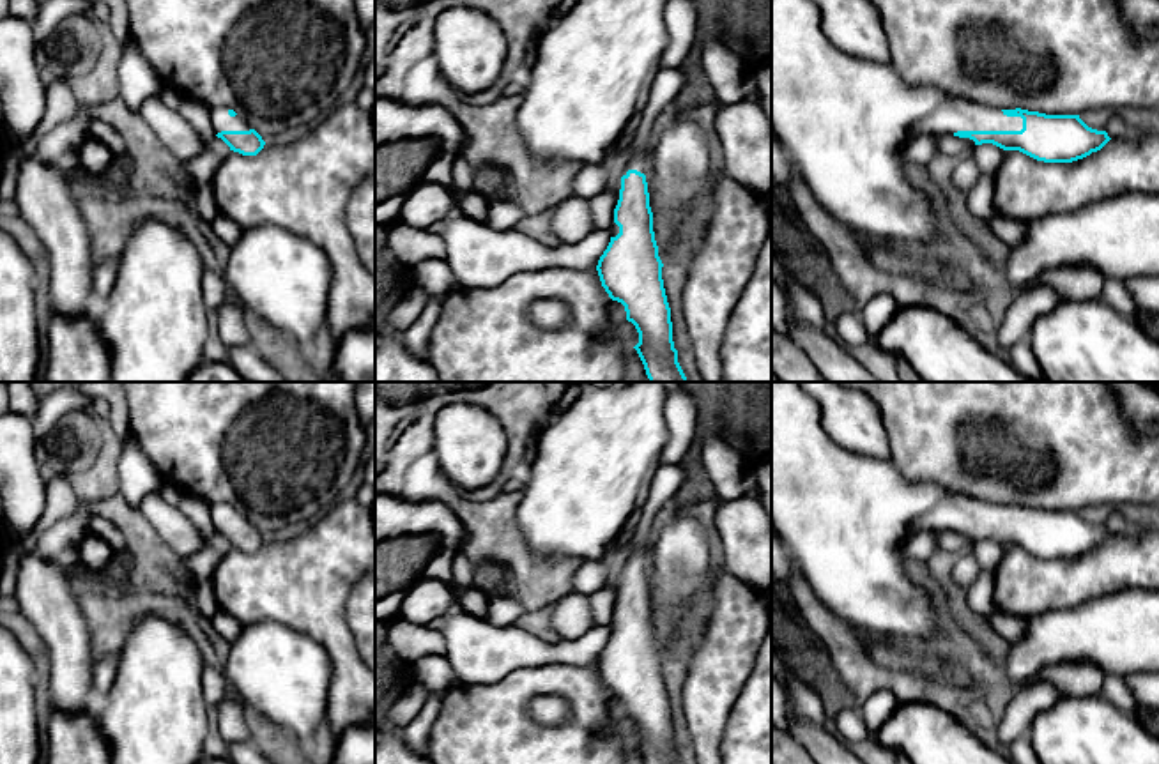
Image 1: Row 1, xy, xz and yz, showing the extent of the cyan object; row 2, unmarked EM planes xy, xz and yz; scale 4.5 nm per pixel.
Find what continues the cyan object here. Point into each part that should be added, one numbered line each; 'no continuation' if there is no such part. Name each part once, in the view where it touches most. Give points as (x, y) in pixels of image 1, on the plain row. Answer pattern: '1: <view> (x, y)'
1: yz (843, 517)

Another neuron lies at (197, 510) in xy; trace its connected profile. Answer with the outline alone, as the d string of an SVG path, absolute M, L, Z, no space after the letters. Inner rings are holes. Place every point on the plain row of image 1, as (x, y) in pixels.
M184 495L179 508L202 536L212 538L216 534L211 516L211 504L207 500L195 495Z

